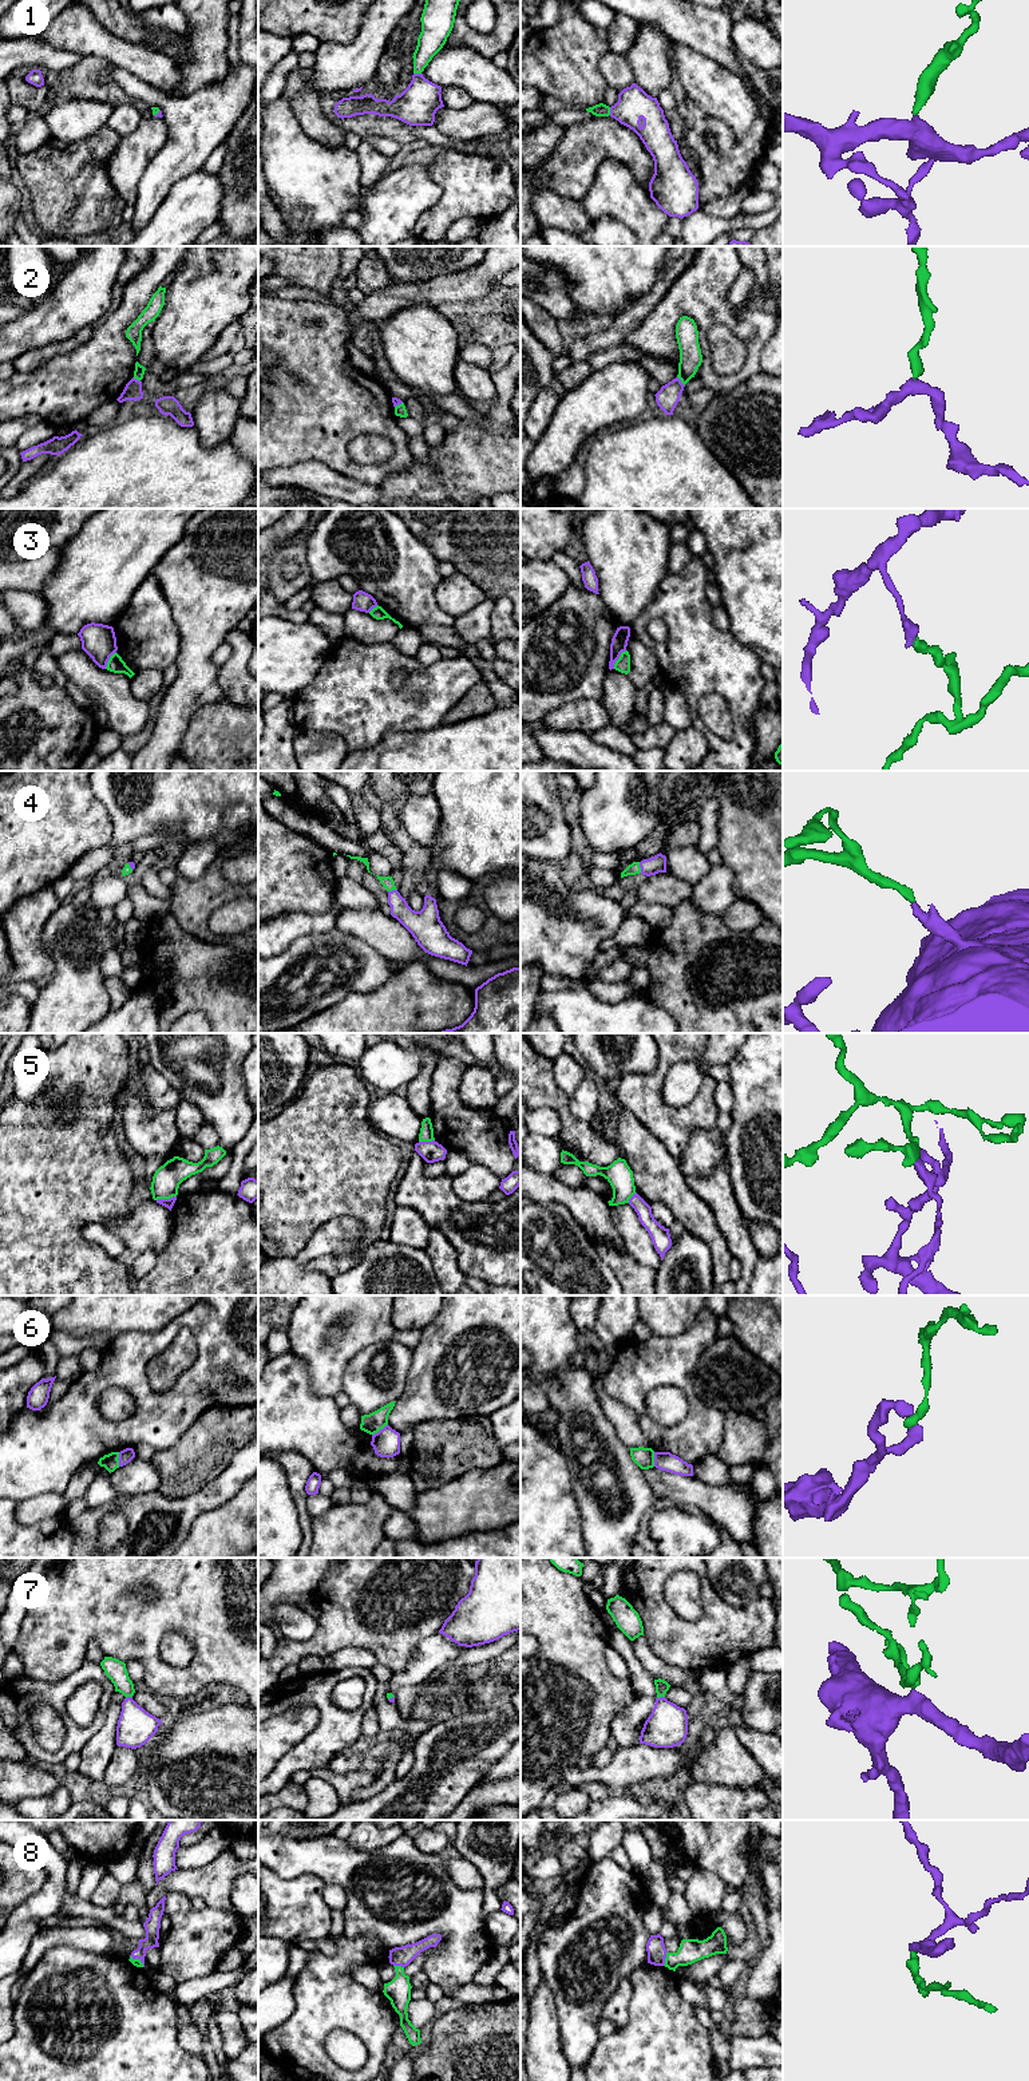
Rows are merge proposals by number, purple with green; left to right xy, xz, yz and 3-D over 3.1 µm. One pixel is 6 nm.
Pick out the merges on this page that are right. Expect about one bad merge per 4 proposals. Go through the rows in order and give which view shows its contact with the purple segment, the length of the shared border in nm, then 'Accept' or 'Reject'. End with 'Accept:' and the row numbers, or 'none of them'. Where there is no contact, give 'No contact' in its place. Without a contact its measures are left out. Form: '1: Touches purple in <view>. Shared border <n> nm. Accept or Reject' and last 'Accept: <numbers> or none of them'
1: Touches purple in xz. Shared border 50 nm. Accept
2: Touches purple in yz. Shared border 80 nm. Accept
3: Touches purple in yz. Shared border 140 nm. Reject
4: Touches purple in yz. Shared border 70 nm. Accept
5: Touches purple in xy. Shared border 120 nm. Reject
6: Touches purple in xz. Shared border 120 nm. Reject
7: Touches purple in yz. Shared border 50 nm. Accept
8: Touches purple in yz. Shared border 90 nm. Accept
Accept: 1, 2, 4, 7, 8

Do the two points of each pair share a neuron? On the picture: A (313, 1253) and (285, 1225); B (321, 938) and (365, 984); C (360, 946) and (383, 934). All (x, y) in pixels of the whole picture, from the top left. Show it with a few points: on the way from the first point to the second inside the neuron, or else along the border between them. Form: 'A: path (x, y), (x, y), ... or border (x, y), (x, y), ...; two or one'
A: border (328, 1222), (297, 1253), (277, 1255); two
B: path (337, 941), (347, 942), (365, 961), (365, 968); one
C: border (339, 929), (364, 940), (390, 960); two

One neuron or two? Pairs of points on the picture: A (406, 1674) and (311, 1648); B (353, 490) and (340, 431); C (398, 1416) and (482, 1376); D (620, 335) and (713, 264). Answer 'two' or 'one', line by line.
A: two
B: two
C: one
D: two

